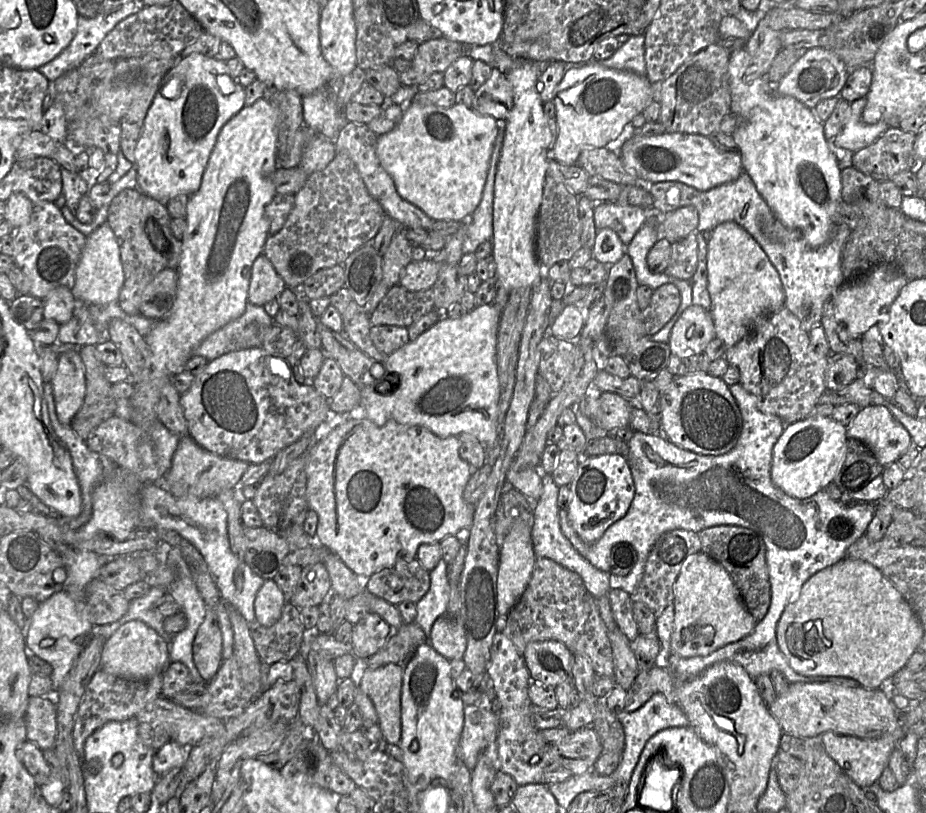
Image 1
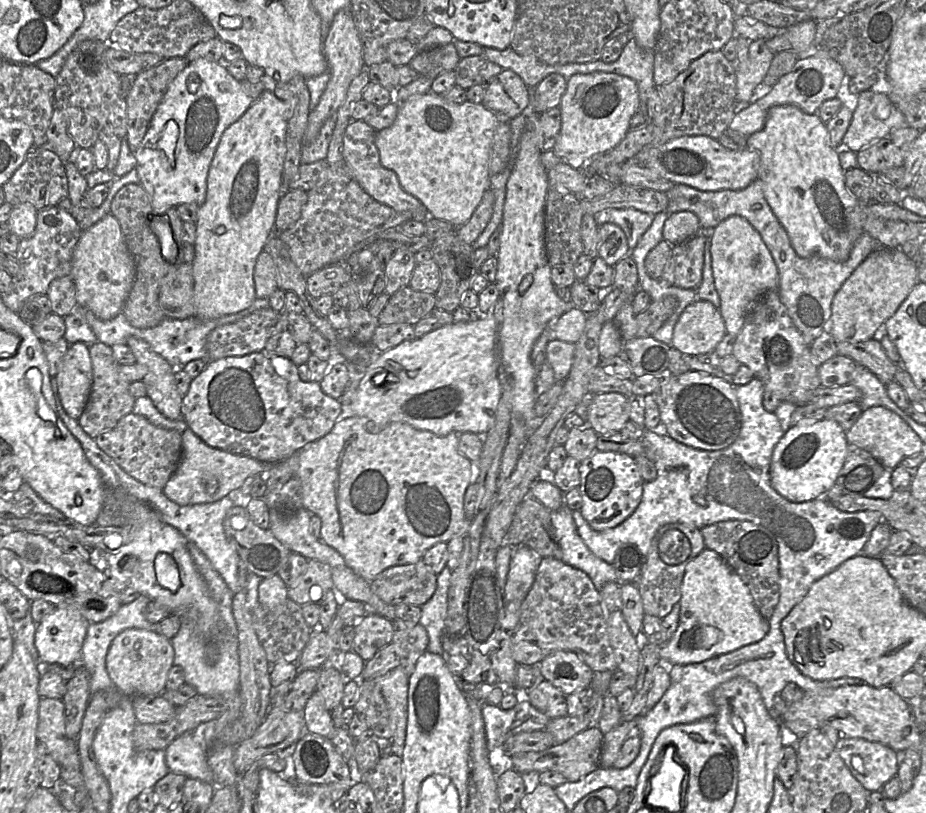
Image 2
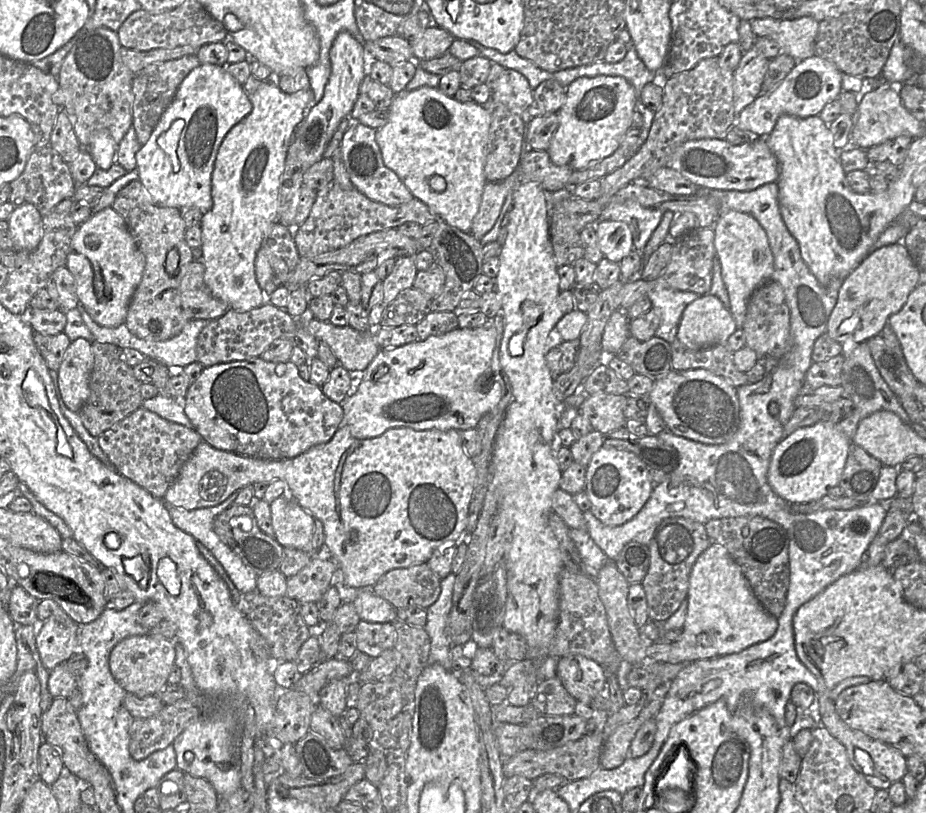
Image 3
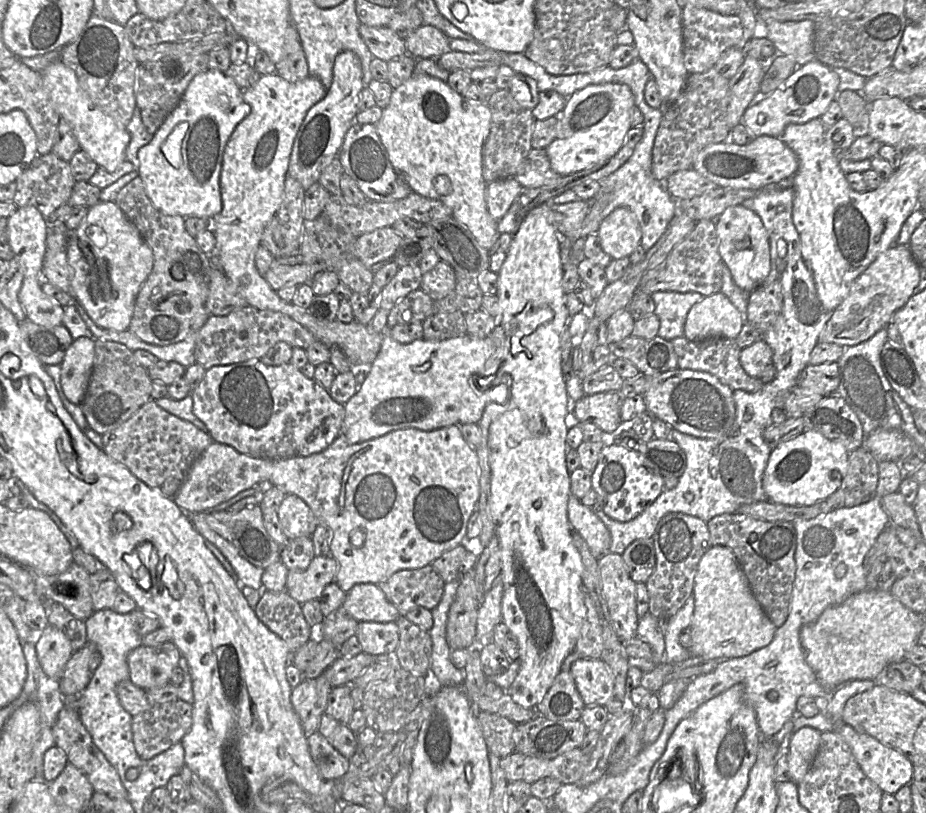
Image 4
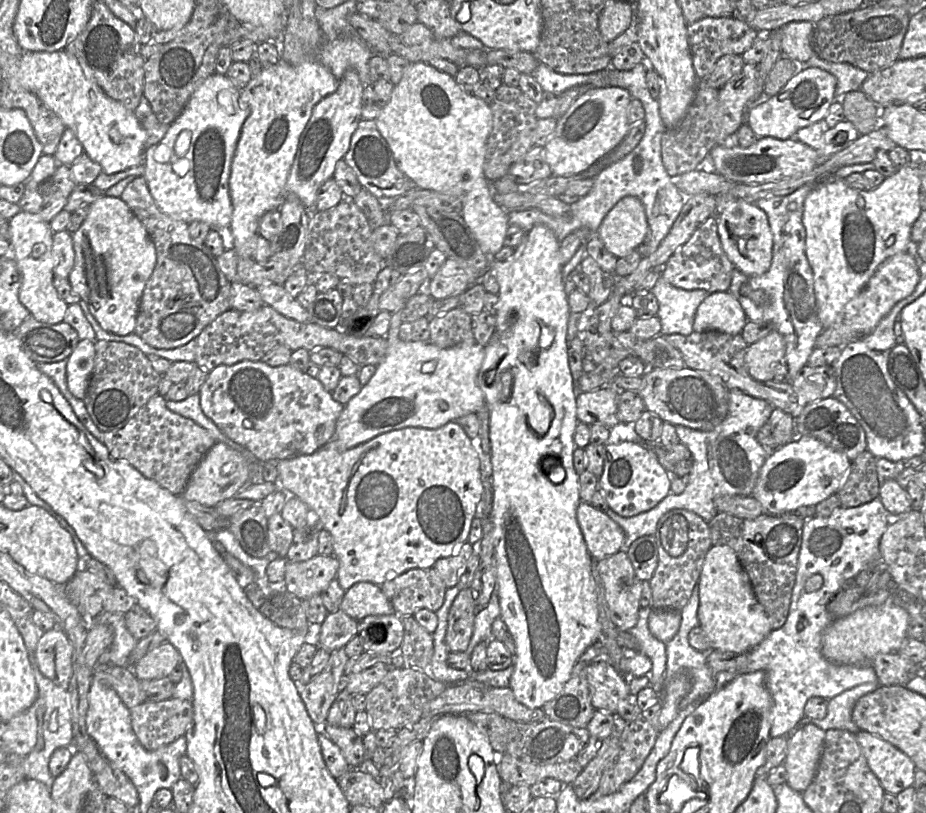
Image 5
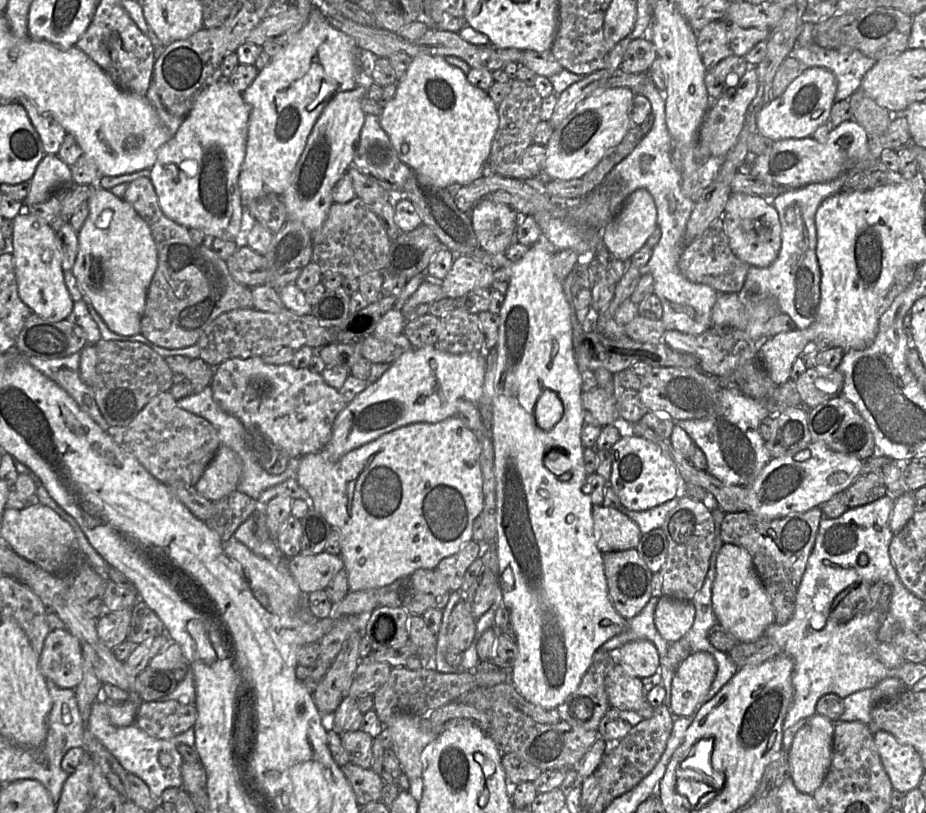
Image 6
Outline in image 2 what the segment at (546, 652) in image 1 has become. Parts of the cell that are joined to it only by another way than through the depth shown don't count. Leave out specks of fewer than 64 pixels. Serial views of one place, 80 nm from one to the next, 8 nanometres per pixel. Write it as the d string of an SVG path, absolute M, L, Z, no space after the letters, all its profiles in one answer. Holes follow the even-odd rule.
M556 651L545 657L539 666L544 680L565 695L589 689L594 676L594 671L571 651Z

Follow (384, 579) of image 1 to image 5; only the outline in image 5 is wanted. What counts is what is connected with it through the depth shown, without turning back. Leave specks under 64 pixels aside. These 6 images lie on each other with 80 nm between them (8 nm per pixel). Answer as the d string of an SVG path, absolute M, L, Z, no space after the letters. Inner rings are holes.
M433 567L410 569L380 588L400 616L414 615L421 609L436 612L443 604L447 590Z

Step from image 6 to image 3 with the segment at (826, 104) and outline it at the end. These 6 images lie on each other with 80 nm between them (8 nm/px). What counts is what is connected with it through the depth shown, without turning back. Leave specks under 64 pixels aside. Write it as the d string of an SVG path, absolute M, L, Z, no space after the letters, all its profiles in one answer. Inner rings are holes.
M814 55L797 61L795 67L775 89L762 97L757 97L735 117L735 125L759 137L767 137L781 115L798 118L818 116L828 102L838 100L842 91L841 82L842 72L826 59Z

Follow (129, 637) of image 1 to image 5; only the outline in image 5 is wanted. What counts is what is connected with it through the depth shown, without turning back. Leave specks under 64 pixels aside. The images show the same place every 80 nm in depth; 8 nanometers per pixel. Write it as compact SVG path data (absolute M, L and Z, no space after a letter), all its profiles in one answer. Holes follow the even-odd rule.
M168 641L145 654L131 668L139 680L168 677L181 662L178 650Z

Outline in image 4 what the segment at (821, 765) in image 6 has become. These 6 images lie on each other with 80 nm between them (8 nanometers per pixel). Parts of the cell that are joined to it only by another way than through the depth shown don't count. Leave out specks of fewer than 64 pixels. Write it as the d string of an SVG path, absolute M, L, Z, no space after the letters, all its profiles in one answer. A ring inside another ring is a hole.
M806 726L791 734L787 753L788 768L791 781L796 785L807 774L818 751L821 732Z

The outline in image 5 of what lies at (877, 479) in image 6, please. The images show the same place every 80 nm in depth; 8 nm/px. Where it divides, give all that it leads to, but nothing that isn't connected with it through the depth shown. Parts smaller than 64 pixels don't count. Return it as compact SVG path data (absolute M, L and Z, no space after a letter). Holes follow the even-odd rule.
M867 449L851 461L851 469L845 484L839 490L841 507L856 507L879 496L877 458Z

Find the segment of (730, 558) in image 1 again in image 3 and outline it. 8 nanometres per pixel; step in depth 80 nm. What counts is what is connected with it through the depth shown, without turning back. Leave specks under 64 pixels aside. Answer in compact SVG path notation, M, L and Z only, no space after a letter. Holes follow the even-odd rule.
M761 516L712 519L704 525L710 544L719 544L727 549L730 556L740 566L760 604L778 619L785 608L790 583L789 538L783 527Z

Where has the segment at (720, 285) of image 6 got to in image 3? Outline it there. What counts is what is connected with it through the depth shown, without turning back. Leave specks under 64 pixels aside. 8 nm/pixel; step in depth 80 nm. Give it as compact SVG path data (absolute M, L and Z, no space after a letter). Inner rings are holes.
M698 228L678 239L672 246L671 258L665 271L655 279L627 282L621 290L620 307L629 308L652 289L691 291L699 296L708 294L712 285L713 260L715 257L714 230Z

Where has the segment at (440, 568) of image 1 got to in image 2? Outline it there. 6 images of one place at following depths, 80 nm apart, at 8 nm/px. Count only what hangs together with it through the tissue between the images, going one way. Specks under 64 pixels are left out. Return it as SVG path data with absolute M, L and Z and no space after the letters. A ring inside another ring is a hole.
M446 566L441 573L437 575L437 588L431 599L421 606L422 615L419 623L425 628L429 637L429 645L427 651L445 656L447 663L447 656L444 653L442 640L447 634L446 632L446 618L447 618L447 602L448 602L448 591L450 587L451 579L450 568Z

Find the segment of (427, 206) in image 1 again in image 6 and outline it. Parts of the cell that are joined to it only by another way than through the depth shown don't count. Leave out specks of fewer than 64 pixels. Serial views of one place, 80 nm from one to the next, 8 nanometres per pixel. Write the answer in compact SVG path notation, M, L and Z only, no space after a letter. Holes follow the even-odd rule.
M423 54L413 58L406 75L397 82L396 94L383 108L380 124L400 161L416 174L429 178L430 184L448 188L452 184L469 185L485 174L499 116L487 92L471 85L462 70L448 64L445 57ZM483 198L469 212L479 247L492 255L503 255L515 241L518 215L504 204Z

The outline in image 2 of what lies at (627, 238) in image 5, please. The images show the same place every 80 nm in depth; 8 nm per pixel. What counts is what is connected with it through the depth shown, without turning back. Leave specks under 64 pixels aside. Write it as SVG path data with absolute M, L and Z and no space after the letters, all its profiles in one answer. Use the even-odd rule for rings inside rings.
M605 223L598 226L598 257L614 266L629 250L624 231L613 223Z

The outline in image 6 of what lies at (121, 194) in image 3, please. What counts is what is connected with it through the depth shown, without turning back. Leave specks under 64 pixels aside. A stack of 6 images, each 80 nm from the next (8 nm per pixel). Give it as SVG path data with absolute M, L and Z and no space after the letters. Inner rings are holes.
M149 178L128 183L123 199L149 226L157 249L158 264L140 321L140 333L145 338L167 349L189 347L197 343L204 329L221 314L253 308L251 288L233 280L225 261L211 249L194 243L188 228L163 214Z

